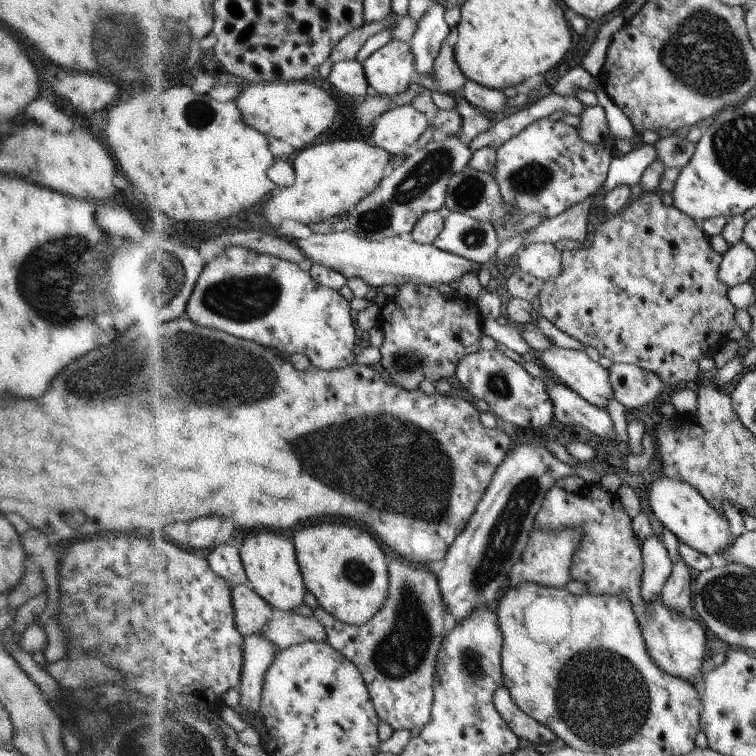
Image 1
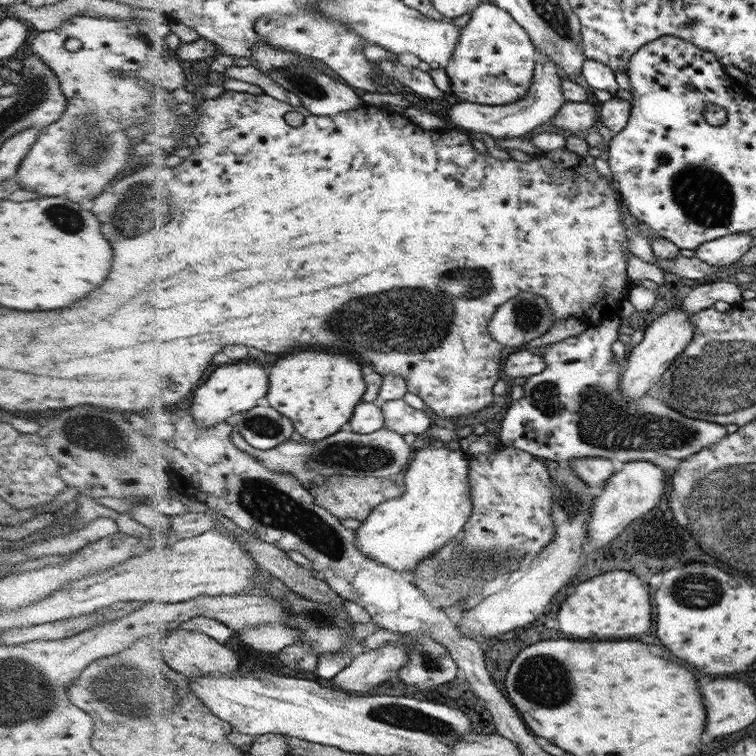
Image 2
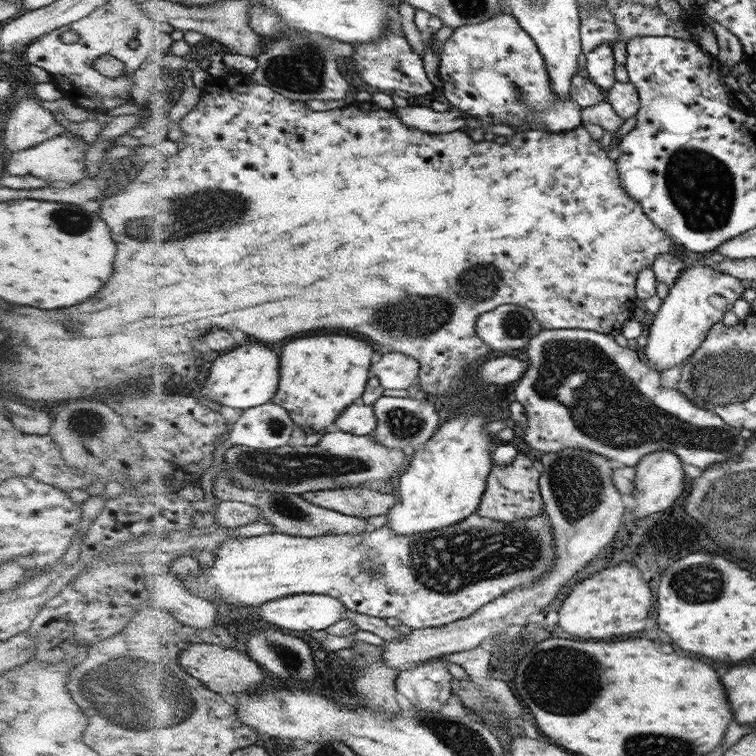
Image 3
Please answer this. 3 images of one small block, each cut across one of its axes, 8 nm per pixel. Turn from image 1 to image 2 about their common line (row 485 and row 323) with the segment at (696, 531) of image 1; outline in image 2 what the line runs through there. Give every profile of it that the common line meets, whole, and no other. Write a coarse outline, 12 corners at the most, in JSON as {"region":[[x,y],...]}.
{"region":[[676,300],[626,358],[620,392],[640,400],[694,340]]}

